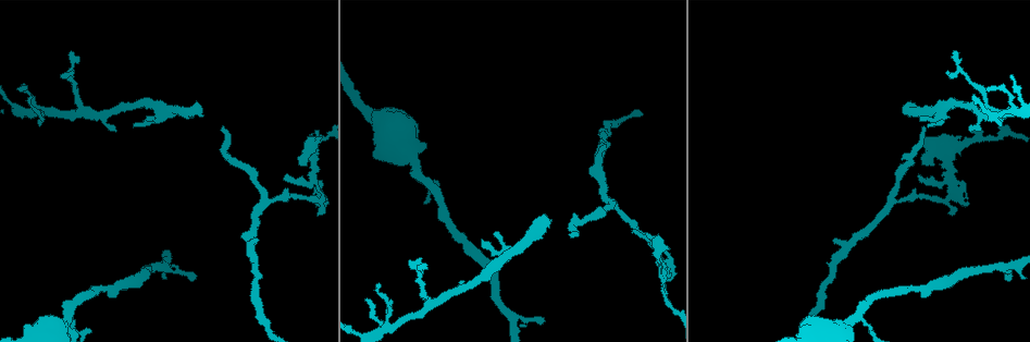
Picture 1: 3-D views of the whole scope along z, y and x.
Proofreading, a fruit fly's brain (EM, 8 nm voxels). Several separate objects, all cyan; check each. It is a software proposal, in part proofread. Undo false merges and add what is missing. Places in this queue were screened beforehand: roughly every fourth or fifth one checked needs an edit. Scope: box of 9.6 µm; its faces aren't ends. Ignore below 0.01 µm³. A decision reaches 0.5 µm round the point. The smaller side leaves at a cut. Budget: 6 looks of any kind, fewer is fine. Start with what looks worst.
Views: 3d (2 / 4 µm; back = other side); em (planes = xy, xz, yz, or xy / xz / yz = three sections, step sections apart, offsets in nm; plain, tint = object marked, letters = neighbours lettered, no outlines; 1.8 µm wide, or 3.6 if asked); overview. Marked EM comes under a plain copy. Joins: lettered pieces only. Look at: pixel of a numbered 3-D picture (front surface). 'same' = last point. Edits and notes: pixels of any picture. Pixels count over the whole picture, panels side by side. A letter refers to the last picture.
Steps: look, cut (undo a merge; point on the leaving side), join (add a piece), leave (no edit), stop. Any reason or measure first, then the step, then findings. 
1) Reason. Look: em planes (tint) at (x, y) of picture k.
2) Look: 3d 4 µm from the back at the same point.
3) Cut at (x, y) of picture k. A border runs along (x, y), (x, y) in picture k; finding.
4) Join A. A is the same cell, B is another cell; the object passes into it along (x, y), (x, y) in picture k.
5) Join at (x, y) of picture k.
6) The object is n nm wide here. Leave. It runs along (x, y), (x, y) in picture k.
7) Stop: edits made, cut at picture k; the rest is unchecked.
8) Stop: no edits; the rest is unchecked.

Three arms meet. Look: 3d 2 µm at (417, 170) of picture 1.

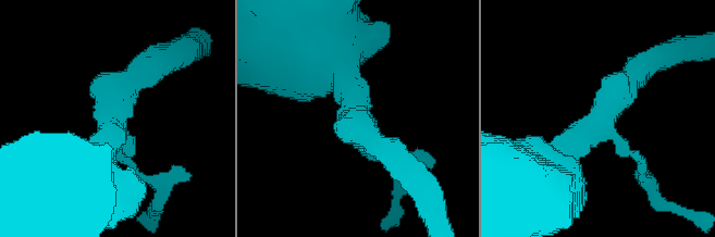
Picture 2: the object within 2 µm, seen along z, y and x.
3 arms meet here; need the tissue. Look: em xy step 8 (tint) at (601, 122) of picture 2.

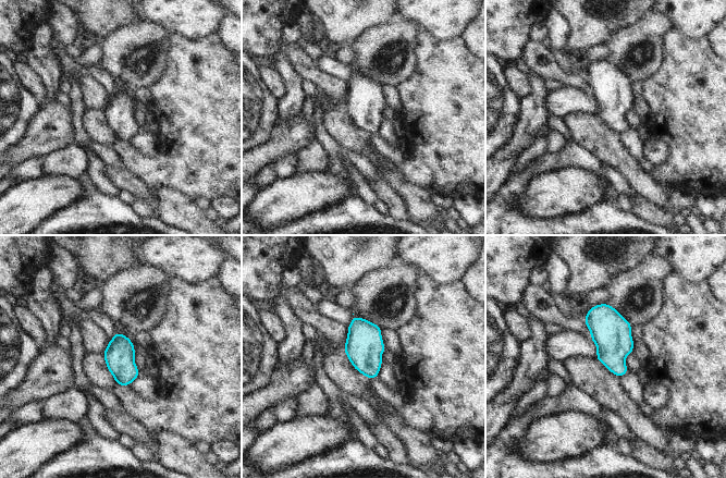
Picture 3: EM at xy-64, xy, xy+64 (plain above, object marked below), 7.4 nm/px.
Another direction. Look: em planes (letters) at the same point.

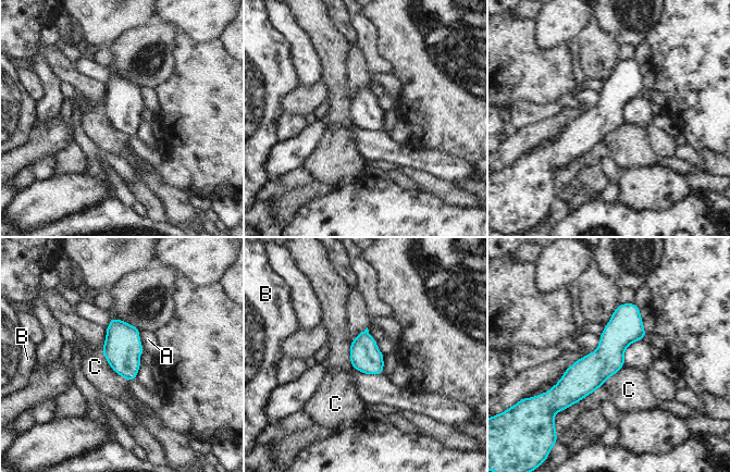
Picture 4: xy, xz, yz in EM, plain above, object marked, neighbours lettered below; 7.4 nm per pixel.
The object is 220 nm wide here. Leave. A, B and C are other cells; a border runs along (101, 351), (110, 367), (127, 381) in picture 4; continuous, no second cell.

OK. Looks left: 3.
Look: em yz step 8 (letters) at (1016, 110) of picture 1.

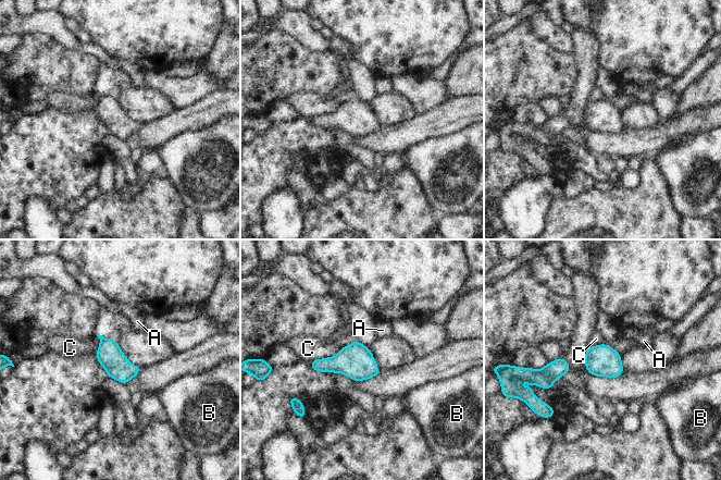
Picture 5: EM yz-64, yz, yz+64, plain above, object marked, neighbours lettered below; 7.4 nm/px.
The object is 190 nm wide here. Leave. A, B and C are other cells; all the same cell.

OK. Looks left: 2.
Branch stops here. Look: em 3.6 µm planes (letters) at (151, 121) of picture 1.

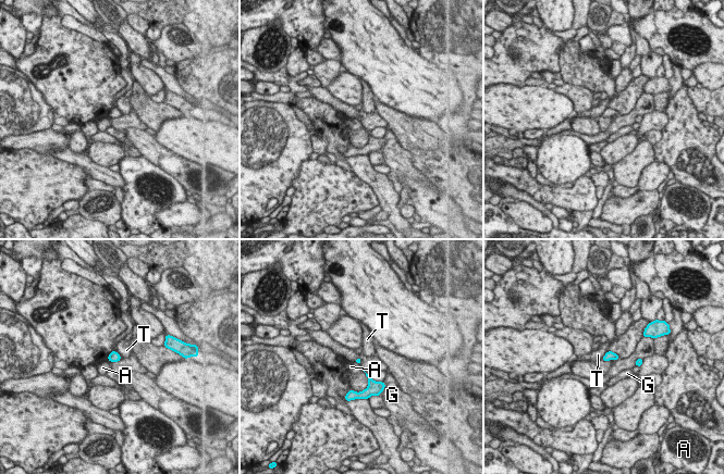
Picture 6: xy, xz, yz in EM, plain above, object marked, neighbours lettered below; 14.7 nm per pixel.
The longest contact is with G, 200 nm. Leave. A, G and T are other cells; a border runs along (115, 350), (122, 359) in picture 6; none of them fits.

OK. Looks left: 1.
Stop: no edits; the rest is unchecked.

